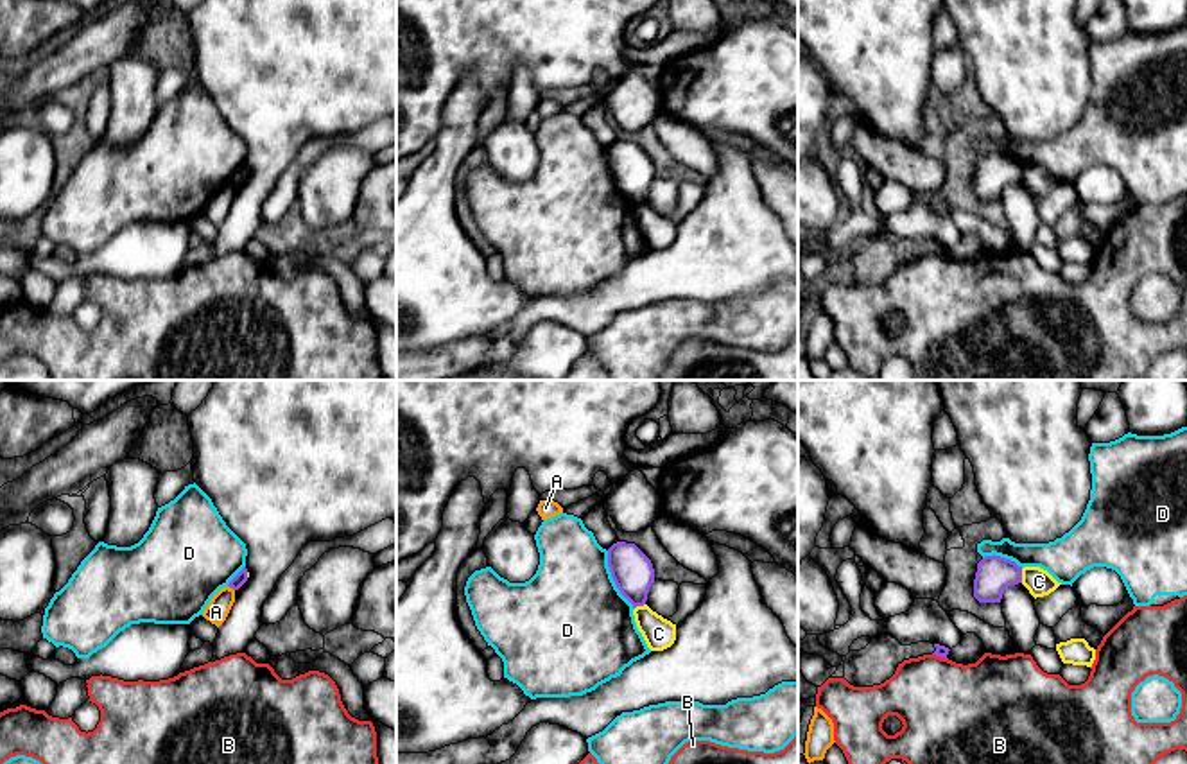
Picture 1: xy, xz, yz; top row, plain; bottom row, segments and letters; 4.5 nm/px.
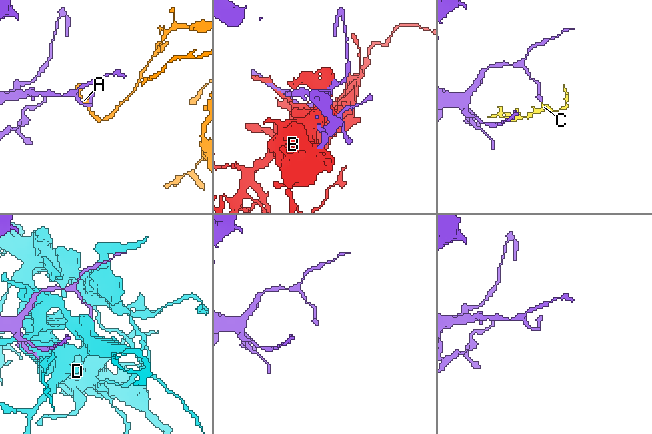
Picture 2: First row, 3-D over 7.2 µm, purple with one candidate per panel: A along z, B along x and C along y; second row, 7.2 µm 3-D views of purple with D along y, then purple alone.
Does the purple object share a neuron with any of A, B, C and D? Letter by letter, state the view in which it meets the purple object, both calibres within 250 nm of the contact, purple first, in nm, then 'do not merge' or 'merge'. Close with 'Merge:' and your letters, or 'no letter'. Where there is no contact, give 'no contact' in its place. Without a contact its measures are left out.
A: contact in xy; calibres 60 and 100 nm; do not merge
B: contact in yz; calibres 50 and 420 nm; do not merge
C: contact in yz; calibres 160 and 120 nm; do not merge
D: contact in xz; calibres 190 and 480 nm; do not merge
Merge: no letter

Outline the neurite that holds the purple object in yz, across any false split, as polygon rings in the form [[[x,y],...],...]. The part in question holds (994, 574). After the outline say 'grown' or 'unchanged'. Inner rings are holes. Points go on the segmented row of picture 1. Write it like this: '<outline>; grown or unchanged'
[[[984,556],[977,563],[974,597],[979,603],[1001,603],[1008,586],[1022,583],[1022,567],[1001,556]]]; unchanged

